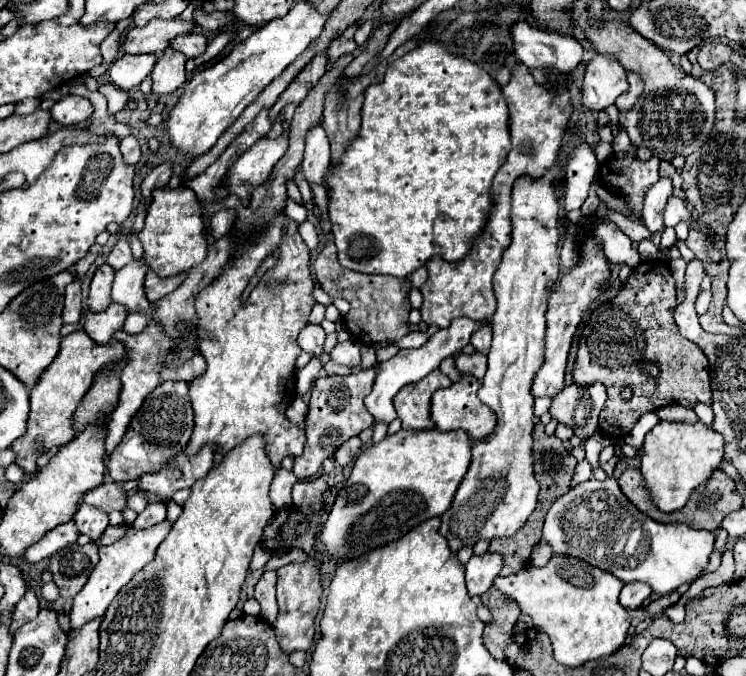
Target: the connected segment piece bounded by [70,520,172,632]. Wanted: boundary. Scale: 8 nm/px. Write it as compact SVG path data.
M164 520L160 524L154 524L146 530L136 530L132 528L124 538L116 540L110 546L100 546L100 562L98 566L92 570L88 582L84 584L84 588L76 594L74 598L74 606L70 610L70 620L72 620L72 632L78 630L80 626L84 626L86 622L98 618L104 614L104 610L108 608L108 604L114 600L114 596L120 592L120 588L124 584L128 584L132 580L132 576L136 572L140 572L148 562L152 562L158 544L166 538L166 534L170 532L172 522Z

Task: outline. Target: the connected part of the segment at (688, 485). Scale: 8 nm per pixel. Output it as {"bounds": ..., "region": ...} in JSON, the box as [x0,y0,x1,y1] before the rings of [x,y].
{"bounds":[642,422,724,512],"region":[[[658,422],[644,440],[644,452],[642,452],[642,476],[646,480],[646,486],[652,492],[654,504],[662,512],[674,512],[680,510],[688,498],[690,492],[704,484],[714,470],[720,468],[720,462],[724,458],[724,438],[708,428],[702,422]]]}

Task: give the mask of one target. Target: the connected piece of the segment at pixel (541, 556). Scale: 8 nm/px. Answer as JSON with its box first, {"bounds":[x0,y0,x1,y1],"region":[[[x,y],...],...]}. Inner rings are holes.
{"bounds":[529,538,553,567],"region":[[[541,538],[533,548],[529,564],[536,567],[542,567],[547,564],[548,560],[552,557],[552,554],[553,552],[549,544]]]}

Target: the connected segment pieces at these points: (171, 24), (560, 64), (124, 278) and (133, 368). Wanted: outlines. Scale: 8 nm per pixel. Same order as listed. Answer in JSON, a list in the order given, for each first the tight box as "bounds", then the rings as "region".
[{"bounds":[126,20,196,54],"region":[[[152,20],[144,28],[132,28],[126,36],[126,42],[132,40],[132,54],[156,54],[164,52],[172,38],[178,38],[182,34],[190,34],[196,30],[196,22],[186,20]]]},{"bounds":[512,22,582,74],"region":[[[526,22],[512,28],[514,52],[528,68],[554,68],[560,74],[572,74],[582,62],[582,44],[572,36],[542,32]]]},{"bounds":[112,258,150,312],"region":[[[144,258],[128,262],[122,270],[116,272],[112,286],[112,300],[126,306],[130,312],[144,312],[150,308],[150,302],[144,294],[144,276],[148,272],[148,264]]]},{"bounds":[106,326,174,454],"region":[[[146,326],[146,330],[142,330],[140,334],[128,334],[124,330],[118,330],[114,334],[116,340],[120,340],[126,346],[126,366],[120,370],[120,380],[122,380],[122,392],[120,392],[120,402],[118,408],[112,412],[112,418],[108,422],[108,438],[106,438],[106,450],[108,454],[120,444],[132,414],[136,414],[136,410],[142,406],[144,398],[158,386],[160,382],[160,364],[166,358],[166,354],[170,352],[174,340],[172,338],[164,338],[164,334],[160,334],[160,326]]]}]

